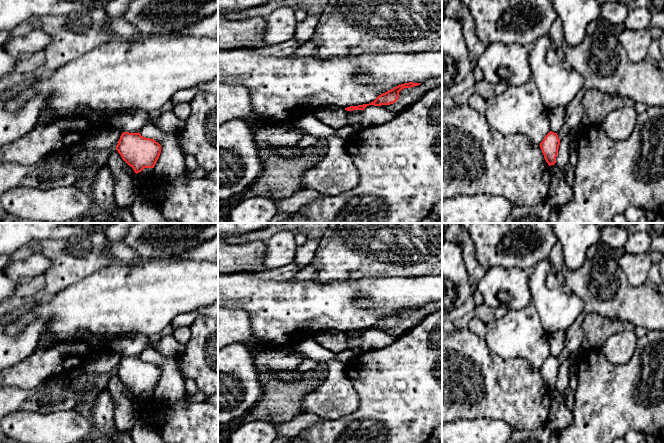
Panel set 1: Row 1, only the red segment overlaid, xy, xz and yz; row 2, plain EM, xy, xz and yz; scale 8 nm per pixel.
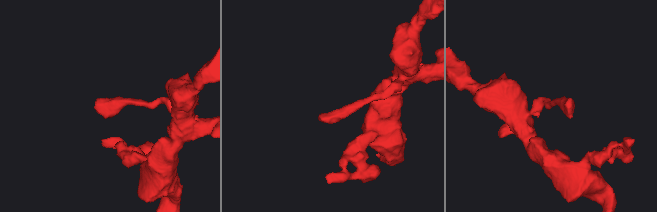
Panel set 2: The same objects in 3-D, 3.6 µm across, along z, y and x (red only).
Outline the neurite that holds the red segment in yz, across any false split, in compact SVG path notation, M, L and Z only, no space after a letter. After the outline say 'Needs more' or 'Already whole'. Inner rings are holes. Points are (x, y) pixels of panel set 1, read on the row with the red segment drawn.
M550 131L543 141L540 143L540 148L544 155L544 158L549 166L556 163L556 157L558 155L558 149L560 145L560 139L557 133Z. Already whole

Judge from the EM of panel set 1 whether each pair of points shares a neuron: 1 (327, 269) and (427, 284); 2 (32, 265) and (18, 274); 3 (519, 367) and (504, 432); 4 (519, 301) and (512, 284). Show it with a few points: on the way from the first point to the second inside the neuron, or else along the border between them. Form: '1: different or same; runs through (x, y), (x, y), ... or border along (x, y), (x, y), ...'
1: different; border along (400, 276), (364, 275), (353, 279)
2: same; runs through (29, 268), (21, 271)
3: different; border along (483, 418), (500, 419), (516, 429)
4: same; runs through (516, 297), (512, 288)

